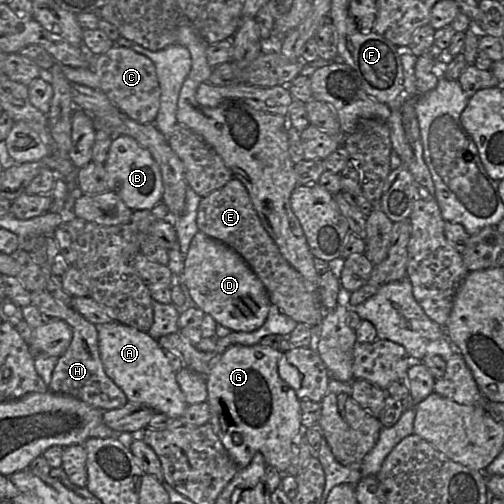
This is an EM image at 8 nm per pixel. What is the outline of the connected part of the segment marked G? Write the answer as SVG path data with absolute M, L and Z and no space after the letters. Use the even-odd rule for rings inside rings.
M234 344L218 355L207 376L207 402L209 422L238 469L245 468L256 452L260 452L267 465L286 473L295 454L295 440L303 431L300 399L278 374L278 349L261 344L245 346ZM224 410L231 417L227 431L222 431L220 418ZM240 433L242 442L233 442L232 435Z

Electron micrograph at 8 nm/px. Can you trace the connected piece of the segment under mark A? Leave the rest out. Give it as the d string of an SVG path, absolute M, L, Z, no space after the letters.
M117 321L96 325L96 327L98 332L99 352L104 370L124 392L128 401L147 406L155 412L163 413L173 419L180 419L188 404L176 380L176 372L172 368L158 341L152 338L148 332L143 332Z

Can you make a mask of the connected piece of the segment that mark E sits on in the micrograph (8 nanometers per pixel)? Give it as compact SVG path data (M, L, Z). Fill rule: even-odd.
M235 176L223 187L201 197L197 219L200 231L235 250L263 283L270 303L297 323L319 326L324 309L317 294L309 292L301 274L281 255L263 227L244 184Z

